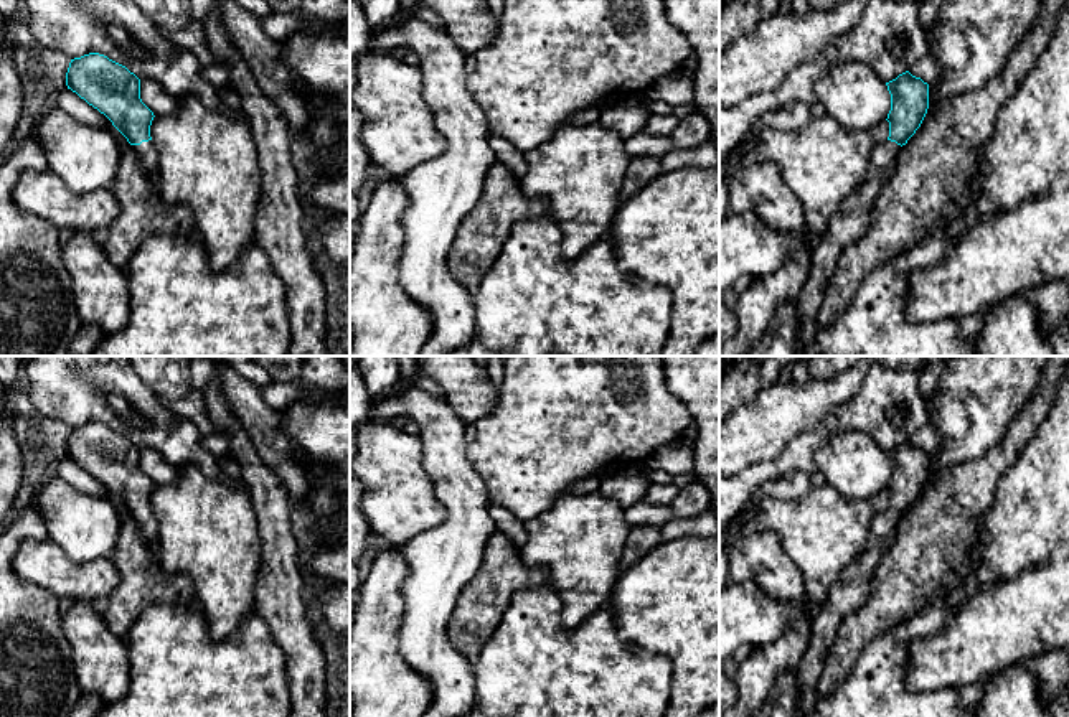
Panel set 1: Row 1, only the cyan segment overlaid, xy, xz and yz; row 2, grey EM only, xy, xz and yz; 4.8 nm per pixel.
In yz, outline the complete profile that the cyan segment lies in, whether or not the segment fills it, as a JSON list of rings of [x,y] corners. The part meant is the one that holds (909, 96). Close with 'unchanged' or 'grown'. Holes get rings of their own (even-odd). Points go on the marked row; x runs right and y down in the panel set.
[[[909,71],[886,86],[891,94],[891,110],[886,119],[889,137],[876,142],[863,186],[853,199],[840,206],[826,234],[815,242],[810,272],[797,302],[800,315],[797,354],[812,344],[820,330],[818,312],[840,255],[868,231],[873,204],[896,165],[896,157],[921,127],[929,109],[929,84]]] | grown

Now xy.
[[[99,53],[74,58],[66,86],[104,114],[139,155],[140,168],[158,186],[158,153],[150,137],[153,112],[140,99],[140,79]]] | grown

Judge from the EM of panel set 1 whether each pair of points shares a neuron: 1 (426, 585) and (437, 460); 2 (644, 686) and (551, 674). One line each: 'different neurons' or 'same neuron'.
1: same neuron
2: same neuron

